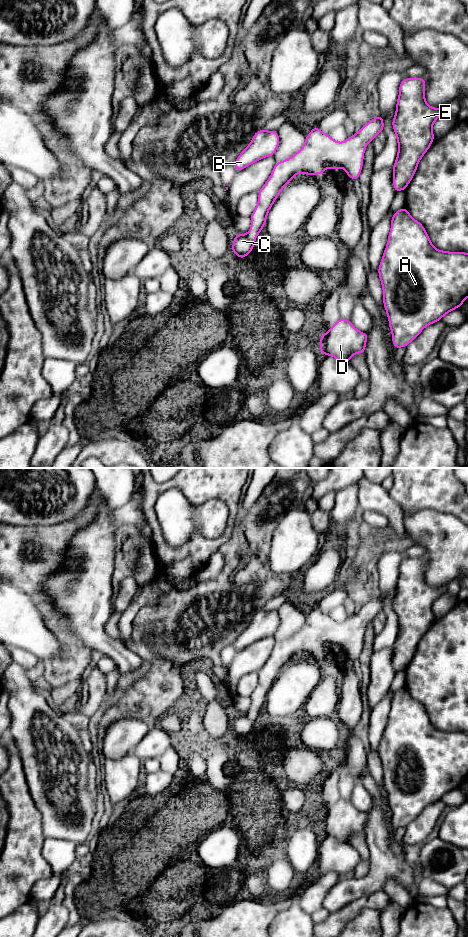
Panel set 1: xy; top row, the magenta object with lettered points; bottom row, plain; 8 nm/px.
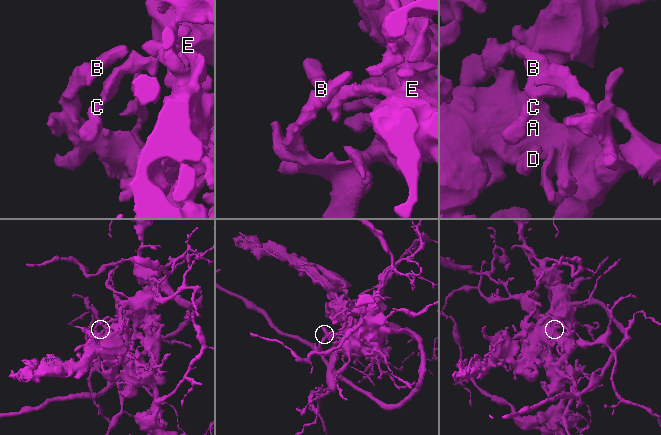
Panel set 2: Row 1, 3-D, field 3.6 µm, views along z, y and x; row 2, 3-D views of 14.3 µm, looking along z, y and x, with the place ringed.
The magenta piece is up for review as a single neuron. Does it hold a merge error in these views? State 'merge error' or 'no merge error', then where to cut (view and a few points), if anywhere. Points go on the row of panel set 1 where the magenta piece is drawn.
no merge error; cut none

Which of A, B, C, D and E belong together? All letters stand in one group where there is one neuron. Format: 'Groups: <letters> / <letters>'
Groups: A B C D E

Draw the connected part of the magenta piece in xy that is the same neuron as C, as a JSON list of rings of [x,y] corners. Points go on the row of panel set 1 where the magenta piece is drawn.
[[[382,114],[373,118],[344,142],[336,142],[318,127],[313,127],[305,137],[305,144],[297,153],[275,163],[270,177],[257,192],[259,200],[250,216],[250,230],[247,234],[235,235],[231,251],[243,259],[253,250],[256,237],[264,229],[270,208],[281,190],[295,175],[304,173],[314,176],[325,173],[328,168],[344,168],[353,181],[358,180],[366,146],[378,133],[383,132],[383,129]]]

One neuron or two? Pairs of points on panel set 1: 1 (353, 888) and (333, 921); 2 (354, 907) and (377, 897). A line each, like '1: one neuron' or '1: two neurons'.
1: two neurons
2: one neuron

